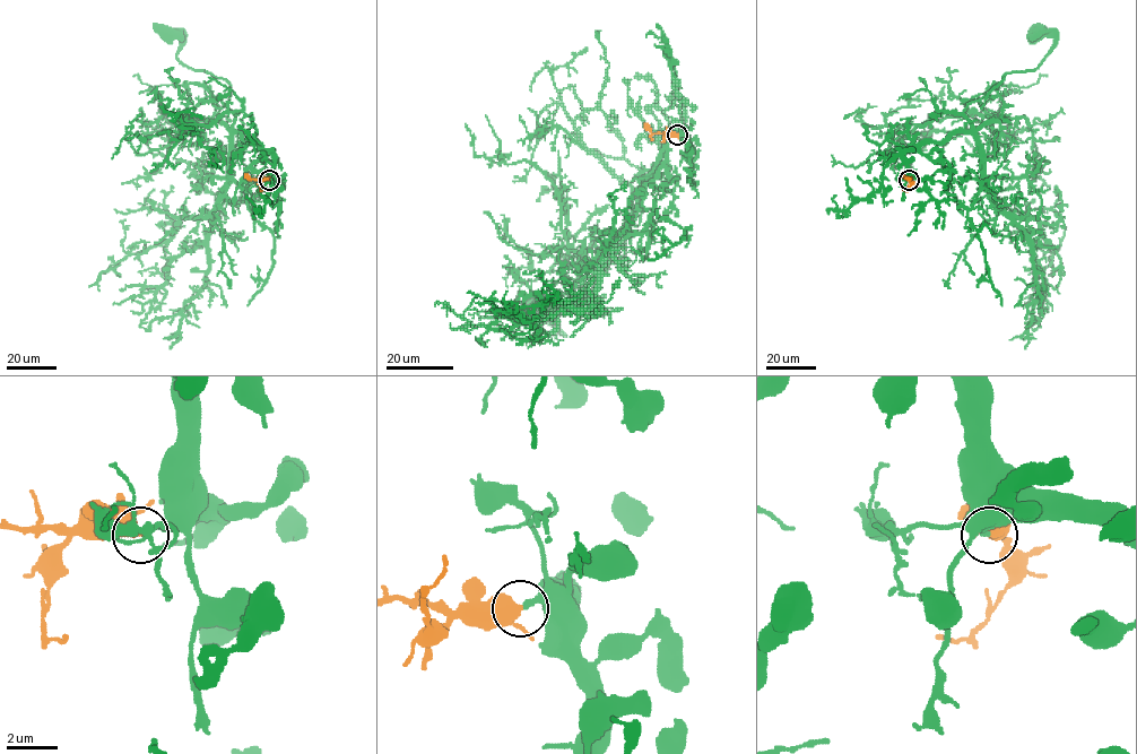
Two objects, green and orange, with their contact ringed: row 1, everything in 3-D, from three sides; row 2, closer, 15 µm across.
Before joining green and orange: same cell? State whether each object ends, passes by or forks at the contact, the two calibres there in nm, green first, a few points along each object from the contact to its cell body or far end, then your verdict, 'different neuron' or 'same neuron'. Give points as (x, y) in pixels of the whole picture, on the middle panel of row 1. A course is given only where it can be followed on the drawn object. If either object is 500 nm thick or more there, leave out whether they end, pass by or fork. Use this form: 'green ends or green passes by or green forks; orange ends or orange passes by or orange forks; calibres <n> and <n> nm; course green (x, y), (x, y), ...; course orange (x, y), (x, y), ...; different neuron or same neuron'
green ends; orange passes by; calibres 200 and 400 nm; course green (677, 135), (602, 232), (624, 257), (558, 331), (539, 306); course orange (677, 135), (652, 133), (645, 123); same neuron

